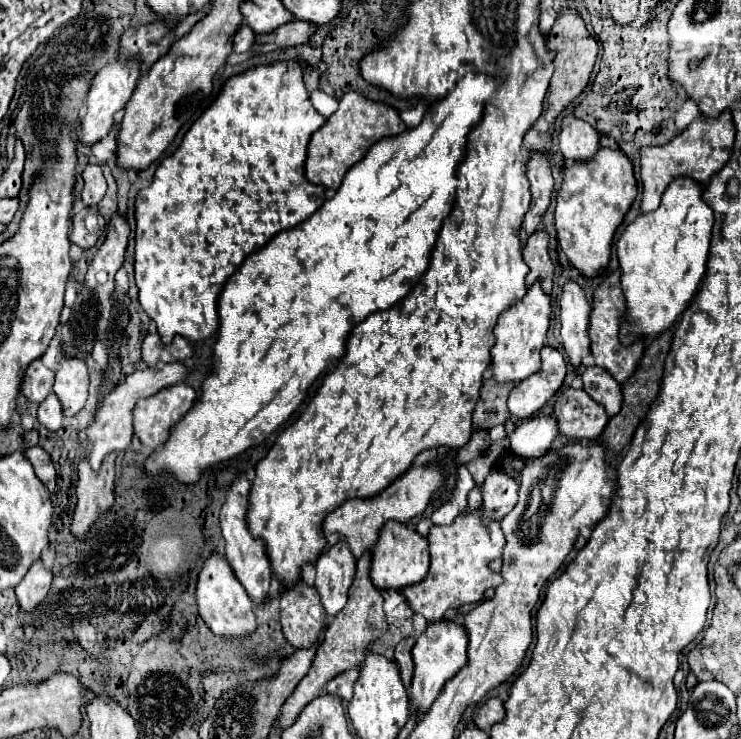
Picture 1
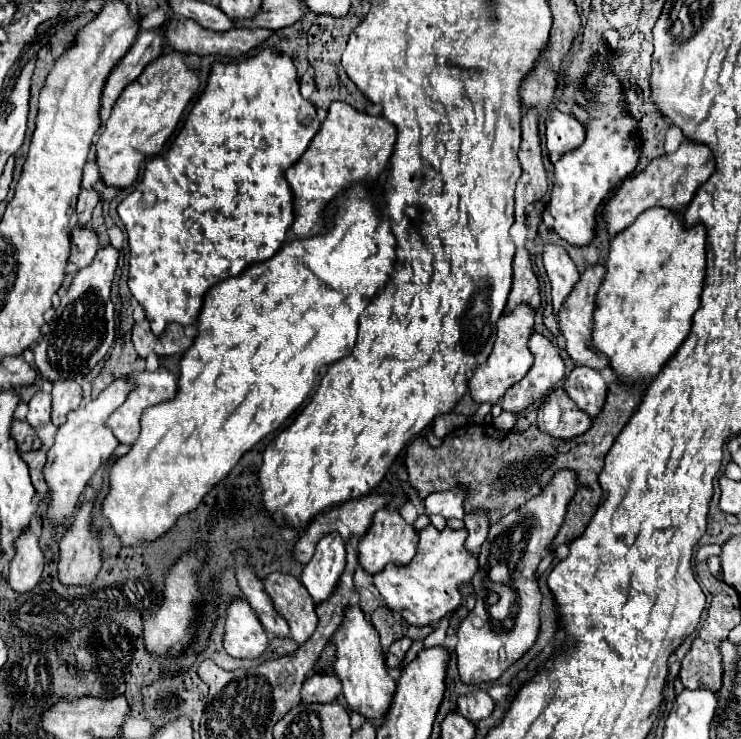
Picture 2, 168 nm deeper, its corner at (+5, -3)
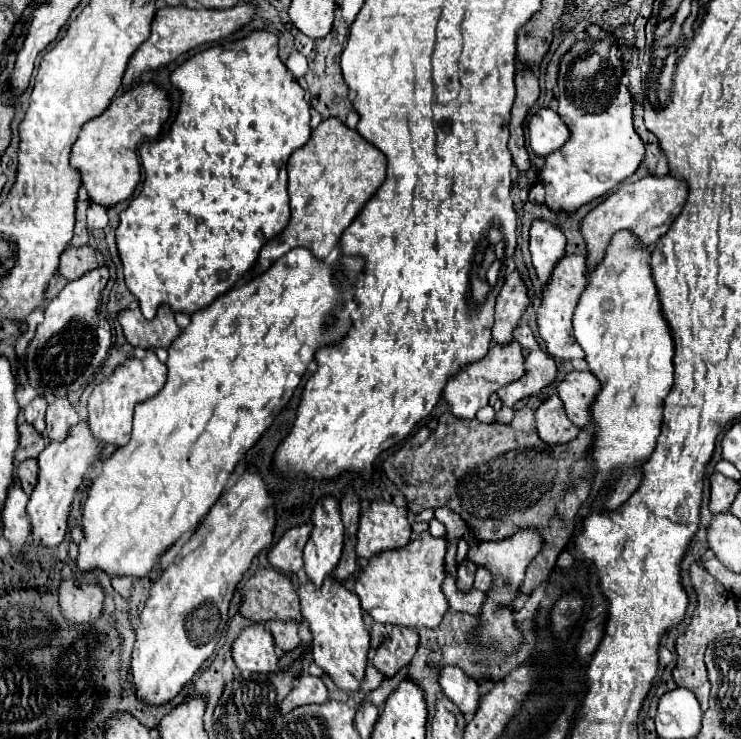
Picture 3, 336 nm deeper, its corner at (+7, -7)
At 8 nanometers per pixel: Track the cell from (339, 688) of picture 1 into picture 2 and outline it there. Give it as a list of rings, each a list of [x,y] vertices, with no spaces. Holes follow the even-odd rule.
[[[334,673],[312,675],[304,681],[302,701],[304,703],[330,703],[342,695],[342,683]]]

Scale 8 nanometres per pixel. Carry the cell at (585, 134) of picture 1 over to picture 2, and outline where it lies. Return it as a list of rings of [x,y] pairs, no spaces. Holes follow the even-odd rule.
[[[558,109],[550,111],[546,119],[546,147],[552,163],[564,153],[580,147],[584,139],[586,139],[586,129],[576,117],[566,115]]]

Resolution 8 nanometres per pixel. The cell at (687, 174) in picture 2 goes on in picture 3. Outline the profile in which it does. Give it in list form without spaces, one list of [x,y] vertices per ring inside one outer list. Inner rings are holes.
[[[648,175],[636,183],[618,187],[580,221],[580,233],[588,243],[588,273],[602,261],[604,249],[614,233],[628,229],[644,247],[650,247],[668,231],[670,223],[678,217],[678,211],[682,211],[684,203],[686,183],[674,179],[672,175],[666,175],[662,179]]]

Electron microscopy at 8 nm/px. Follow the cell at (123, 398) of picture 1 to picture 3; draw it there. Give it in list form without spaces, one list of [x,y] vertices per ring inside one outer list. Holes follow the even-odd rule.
[[[82,421],[76,427],[72,427],[72,433],[66,441],[50,443],[40,453],[38,483],[26,505],[26,513],[32,523],[32,533],[28,537],[28,543],[36,543],[42,547],[56,547],[62,543],[66,529],[68,529],[68,513],[70,513],[70,503],[74,499],[74,493],[76,493],[78,485],[82,483],[86,471],[100,459],[102,447],[104,445],[92,437],[88,423]]]

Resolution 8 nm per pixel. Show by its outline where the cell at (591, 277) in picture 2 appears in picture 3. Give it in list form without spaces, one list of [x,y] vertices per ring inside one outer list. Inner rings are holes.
[[[566,255],[560,259],[558,267],[554,267],[550,275],[550,283],[546,283],[542,291],[542,301],[536,311],[536,323],[538,323],[538,333],[546,343],[546,349],[552,357],[560,359],[574,359],[582,357],[582,349],[576,343],[572,335],[572,315],[578,305],[578,299],[586,287],[586,257],[582,255]]]

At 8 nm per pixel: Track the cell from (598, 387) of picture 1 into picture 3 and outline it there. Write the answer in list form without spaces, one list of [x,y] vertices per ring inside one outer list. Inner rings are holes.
[[[570,371],[558,385],[558,395],[564,403],[564,409],[566,409],[566,415],[568,419],[576,425],[576,427],[586,427],[590,423],[590,411],[588,407],[592,405],[592,399],[598,395],[598,389],[600,389],[600,383],[598,379],[590,373],[590,371]]]

